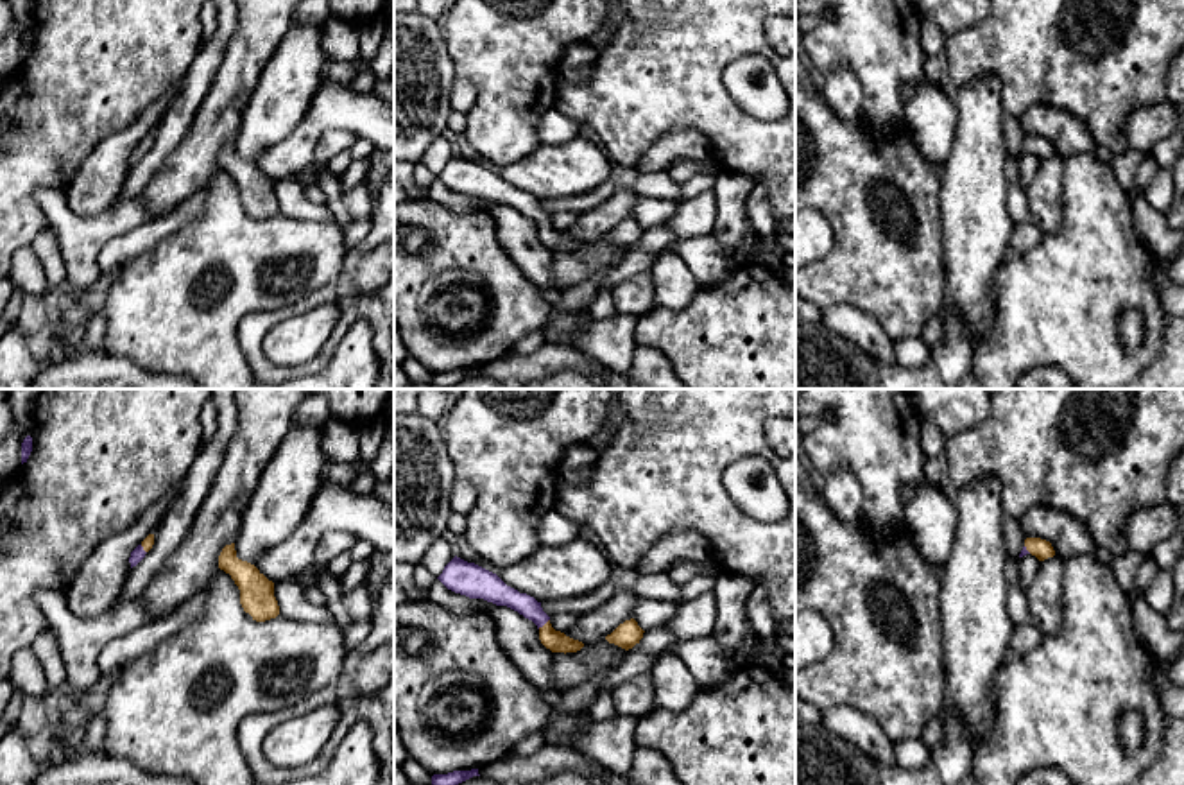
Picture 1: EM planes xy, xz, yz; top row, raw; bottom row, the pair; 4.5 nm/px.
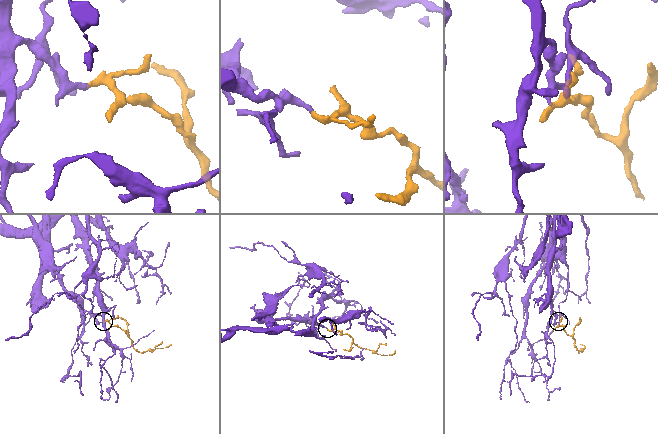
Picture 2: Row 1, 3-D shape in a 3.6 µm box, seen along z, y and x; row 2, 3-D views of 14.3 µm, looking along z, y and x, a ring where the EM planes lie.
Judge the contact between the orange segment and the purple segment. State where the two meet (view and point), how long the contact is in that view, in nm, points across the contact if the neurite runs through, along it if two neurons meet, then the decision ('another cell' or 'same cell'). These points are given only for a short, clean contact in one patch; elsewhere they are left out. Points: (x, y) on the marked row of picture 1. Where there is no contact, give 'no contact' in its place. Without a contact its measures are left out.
xz (545, 624) | 70 nm | across xz (557, 642), (545, 624), (525, 604), (500, 594) | same cell

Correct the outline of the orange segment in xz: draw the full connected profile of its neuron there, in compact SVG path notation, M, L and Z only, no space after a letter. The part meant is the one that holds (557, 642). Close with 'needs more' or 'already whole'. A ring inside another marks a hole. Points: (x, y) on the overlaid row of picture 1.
M453 557L437 577L448 590L469 599L484 599L496 606L507 606L525 618L532 620L539 629L541 643L552 652L577 652L584 647L582 642L555 631L550 617L543 611L541 602L527 593L507 586L496 574Z | needs more

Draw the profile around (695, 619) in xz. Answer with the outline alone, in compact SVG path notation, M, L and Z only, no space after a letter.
M718 590L681 602L675 618L666 625L645 631L639 645L650 654L661 654L677 642L715 634L716 624Z

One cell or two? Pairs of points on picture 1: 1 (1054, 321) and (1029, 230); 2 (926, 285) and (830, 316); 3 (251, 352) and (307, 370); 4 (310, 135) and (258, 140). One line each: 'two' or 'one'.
1: two
2: two
3: one
4: two

